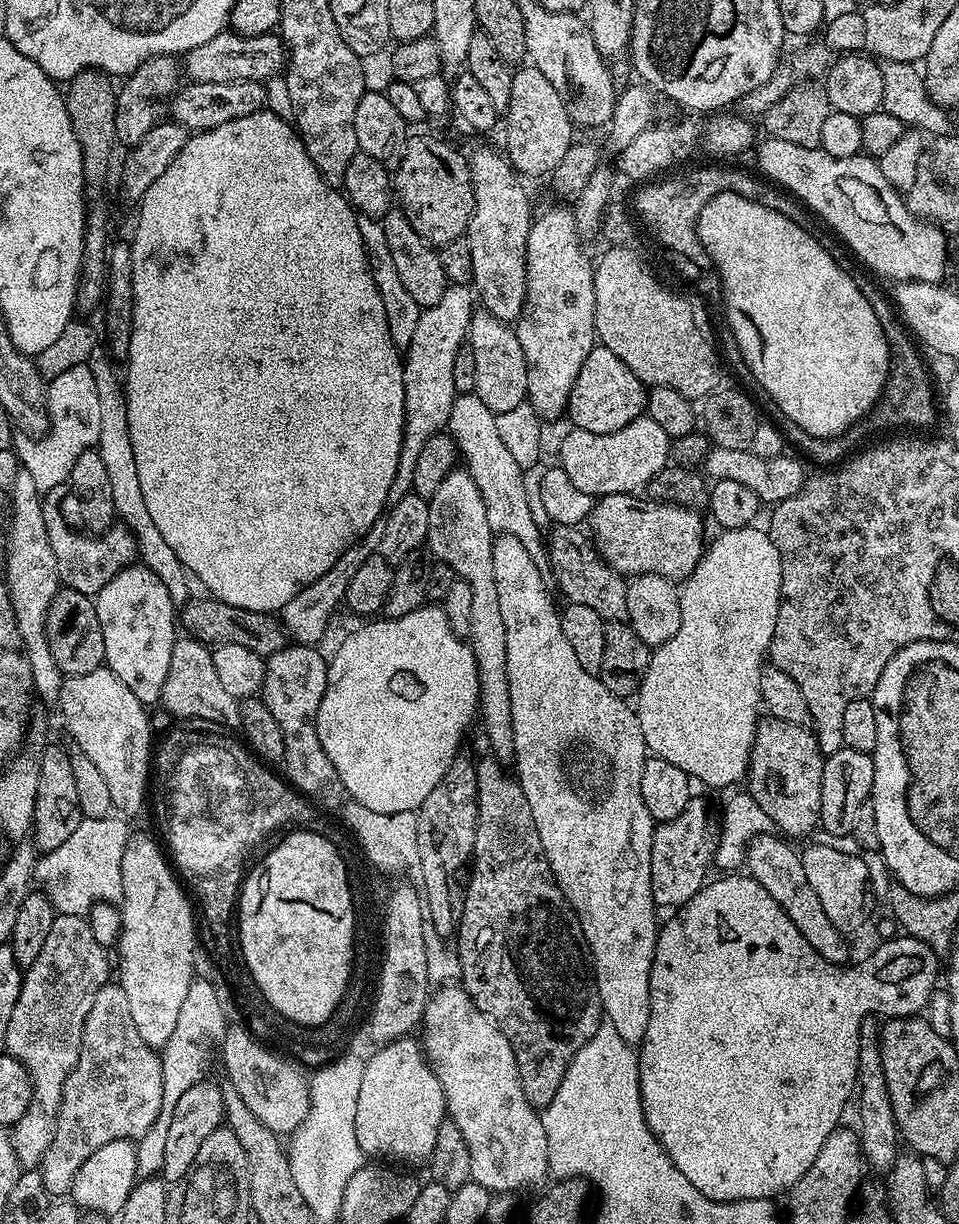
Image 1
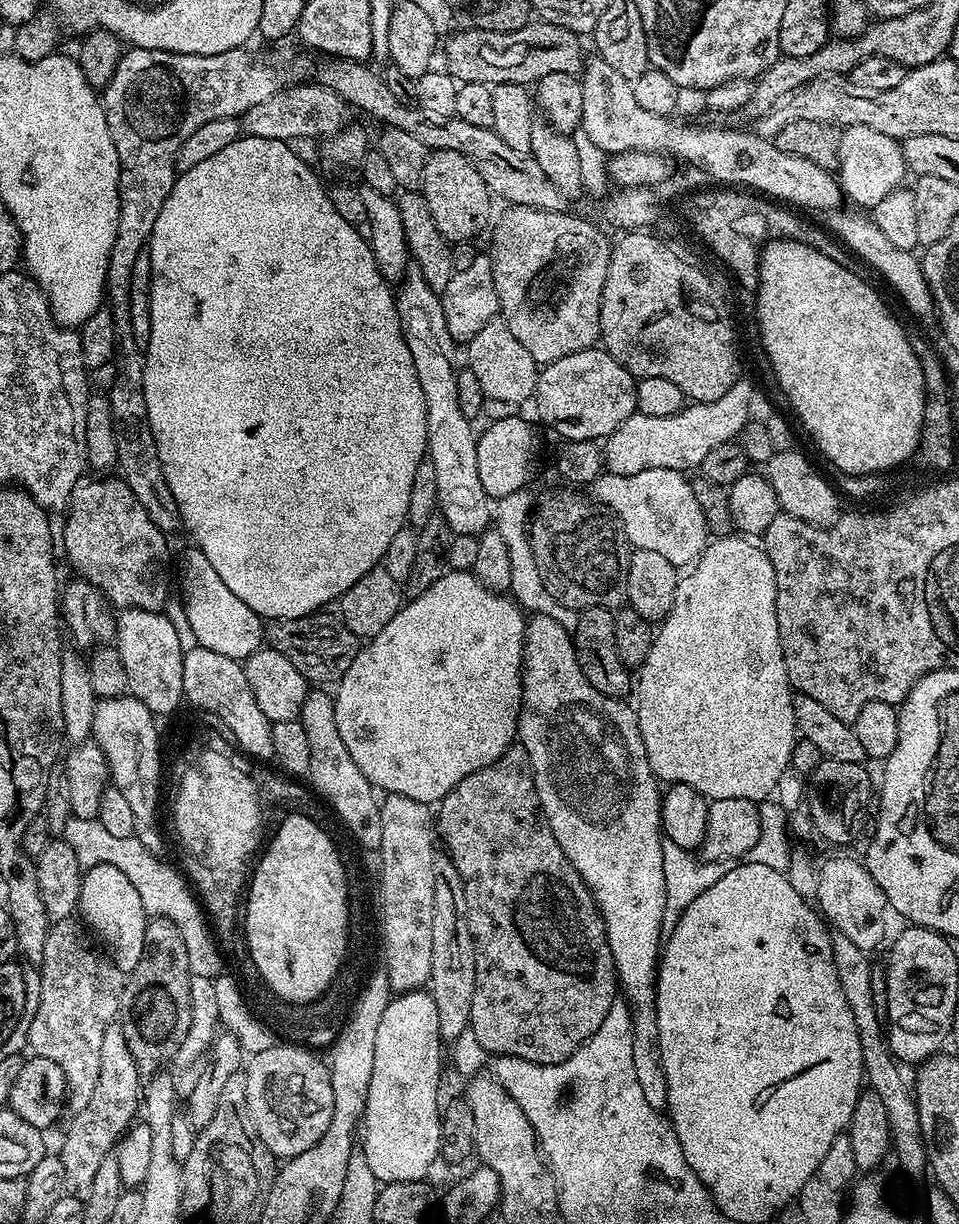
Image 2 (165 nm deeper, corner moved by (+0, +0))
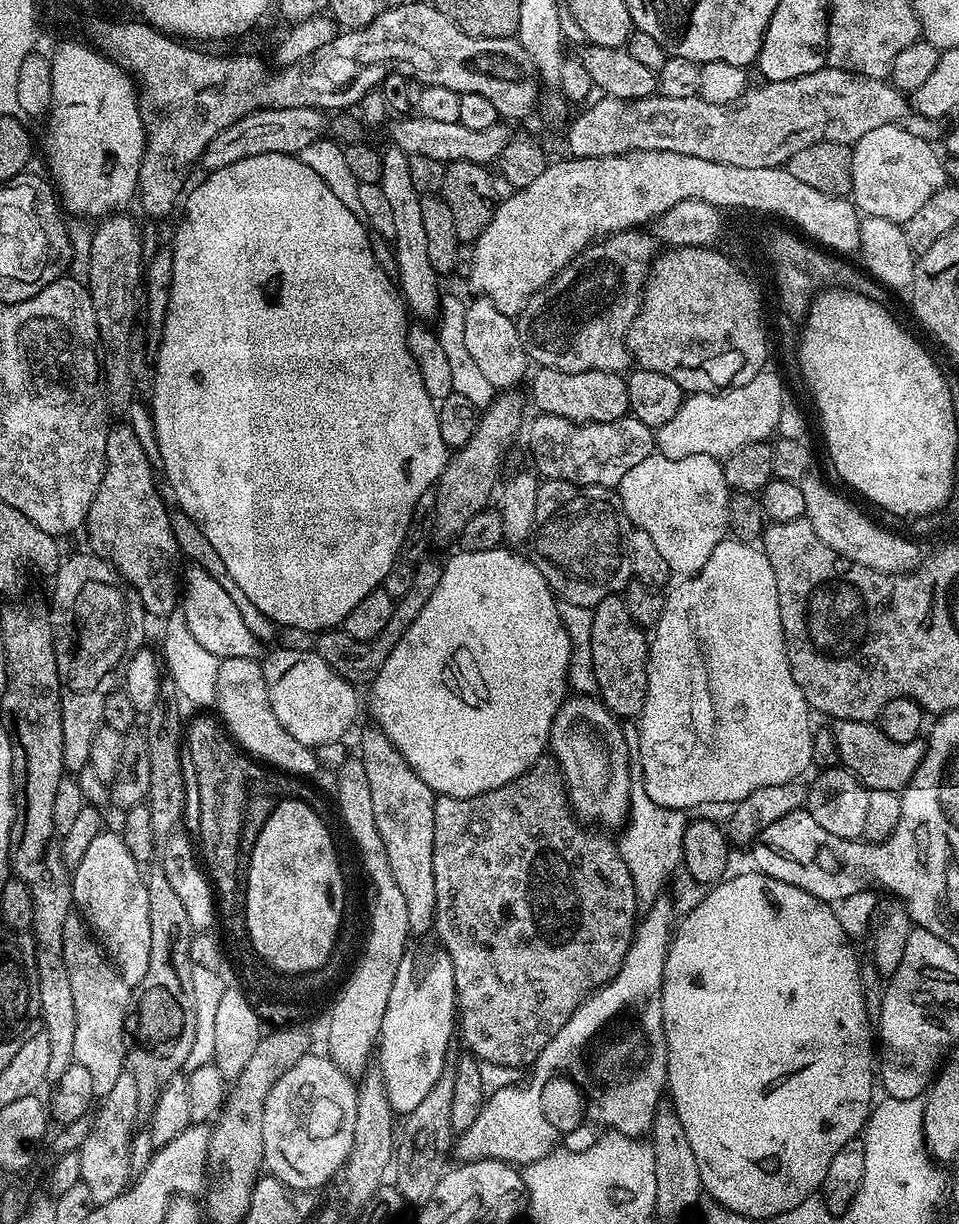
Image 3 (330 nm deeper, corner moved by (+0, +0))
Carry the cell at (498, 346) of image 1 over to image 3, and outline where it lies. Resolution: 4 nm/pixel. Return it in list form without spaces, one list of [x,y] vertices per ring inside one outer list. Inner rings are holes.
[[[476,298],[469,303],[466,310],[466,347],[470,350],[483,376],[495,390],[508,390],[516,384],[524,375],[529,375],[530,361],[526,350],[522,346],[520,331],[516,329],[516,320],[513,317],[502,314],[494,302],[487,298]]]

